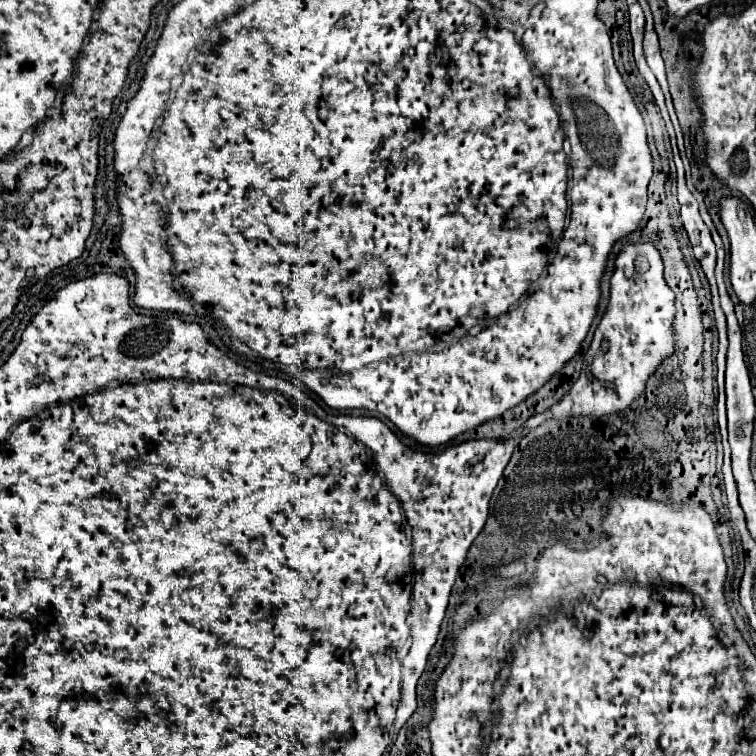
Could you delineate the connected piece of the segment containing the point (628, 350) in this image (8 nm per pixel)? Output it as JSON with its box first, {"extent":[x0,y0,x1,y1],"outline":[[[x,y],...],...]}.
{"extent":[526,242,674,428],"outline":[[[626,242],[618,252],[614,266],[610,300],[594,332],[592,344],[584,354],[586,364],[582,366],[580,378],[550,412],[532,416],[526,422],[526,428],[534,428],[552,416],[604,416],[624,410],[642,394],[648,376],[656,372],[662,360],[674,354],[674,294],[662,278],[658,248],[652,242]]]}

